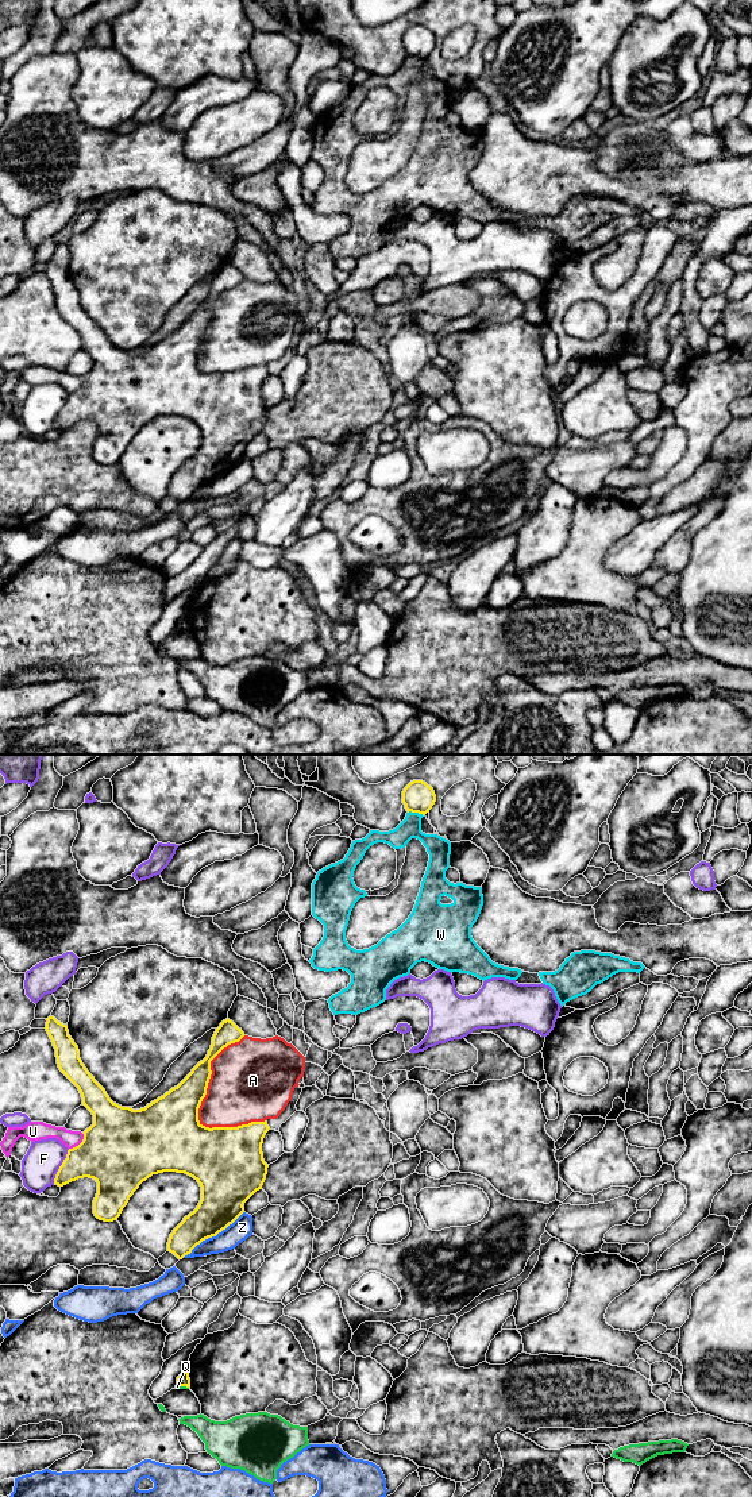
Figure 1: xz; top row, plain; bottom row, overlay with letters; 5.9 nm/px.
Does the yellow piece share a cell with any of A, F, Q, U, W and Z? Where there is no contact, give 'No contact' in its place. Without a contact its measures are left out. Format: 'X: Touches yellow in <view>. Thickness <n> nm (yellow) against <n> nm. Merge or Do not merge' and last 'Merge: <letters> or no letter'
A: Touches yellow in xz. Thickness 220 nm (yellow) against 480 nm. Do not merge
F: Touches yellow in xz. Thickness 280 nm (yellow) against 220 nm. Do not merge
Q: Touches yellow in xz. Thickness 80 nm (yellow) against 30 nm. Do not merge
U: Touches yellow in xz. Thickness 460 nm (yellow) against 100 nm. Do not merge
W: Touches yellow in xz. Thickness 190 nm (yellow) against 130 nm. Do not merge
Z: Touches yellow in xz. Thickness 280 nm (yellow) against 120 nm. Do not merge
Merge: no letter

